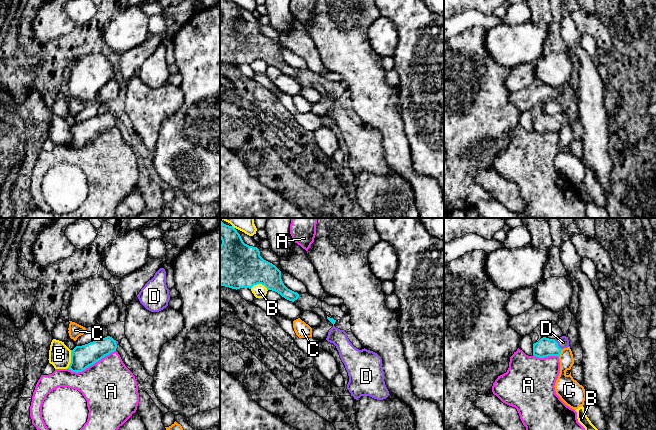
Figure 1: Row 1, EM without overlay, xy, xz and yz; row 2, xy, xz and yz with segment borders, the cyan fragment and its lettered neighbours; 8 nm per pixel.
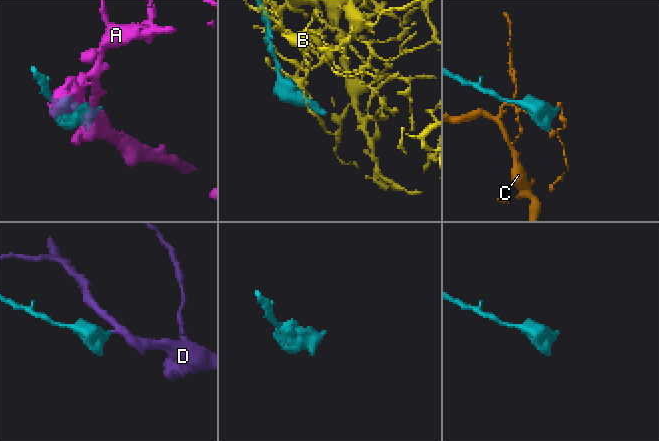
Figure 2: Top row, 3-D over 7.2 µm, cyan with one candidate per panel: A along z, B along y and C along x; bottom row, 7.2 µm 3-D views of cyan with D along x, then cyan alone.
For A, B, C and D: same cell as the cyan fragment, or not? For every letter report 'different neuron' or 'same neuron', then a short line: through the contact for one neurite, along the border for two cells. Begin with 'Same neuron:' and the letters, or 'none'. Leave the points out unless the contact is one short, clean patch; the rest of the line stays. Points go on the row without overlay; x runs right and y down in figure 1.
Same neuron: D
A: different neuron
B: different neuron
C: different neuron; line yz (562, 125), (558, 132)
D: same neuron; line yz (545, 123), (553, 123), (557, 120), (563, 118)

